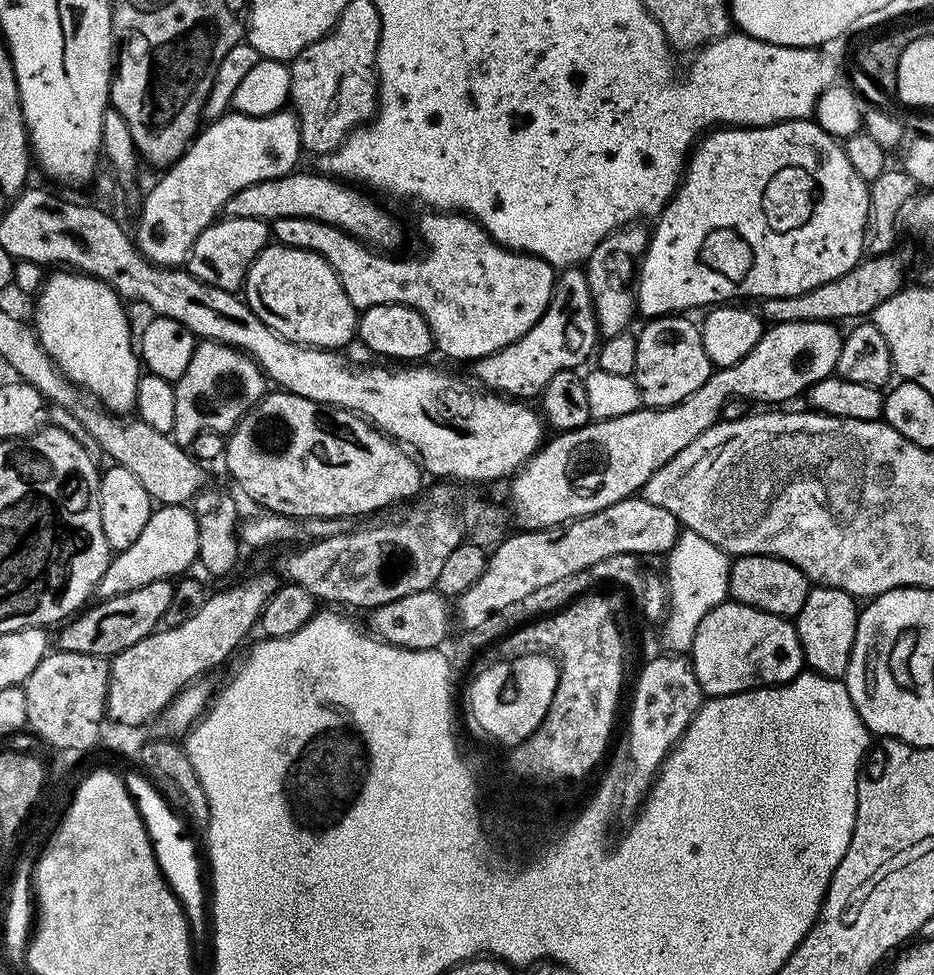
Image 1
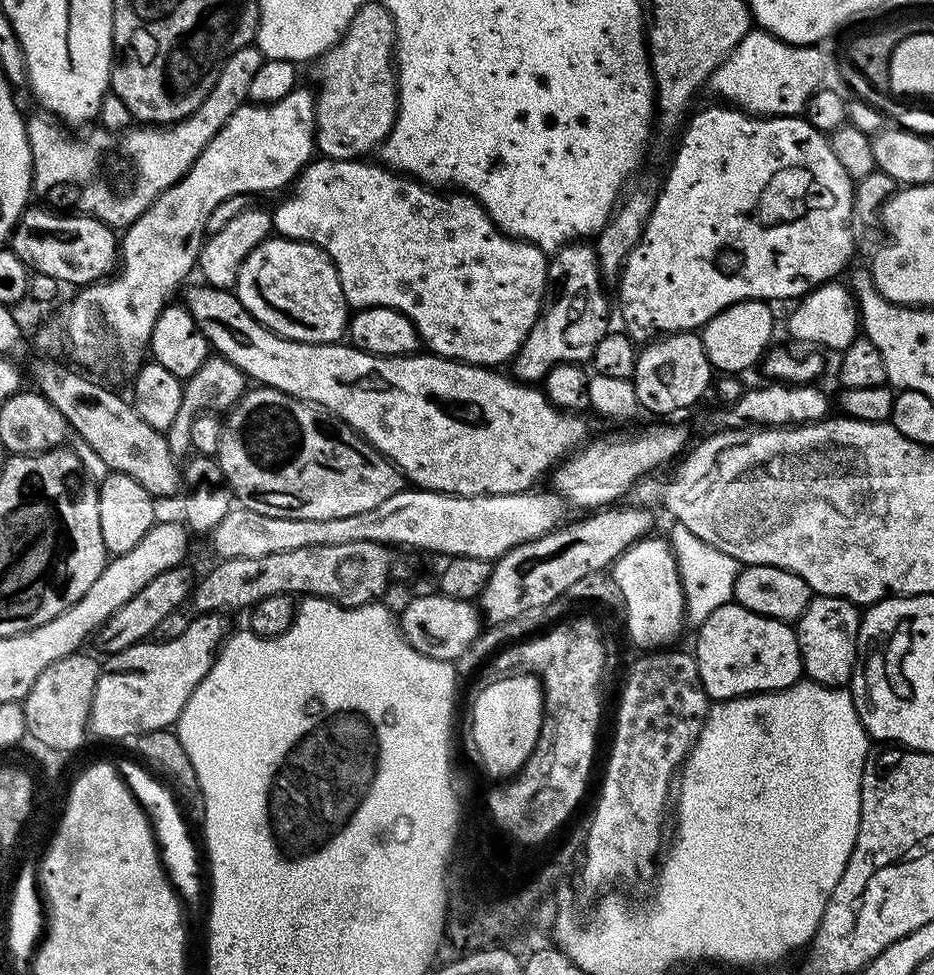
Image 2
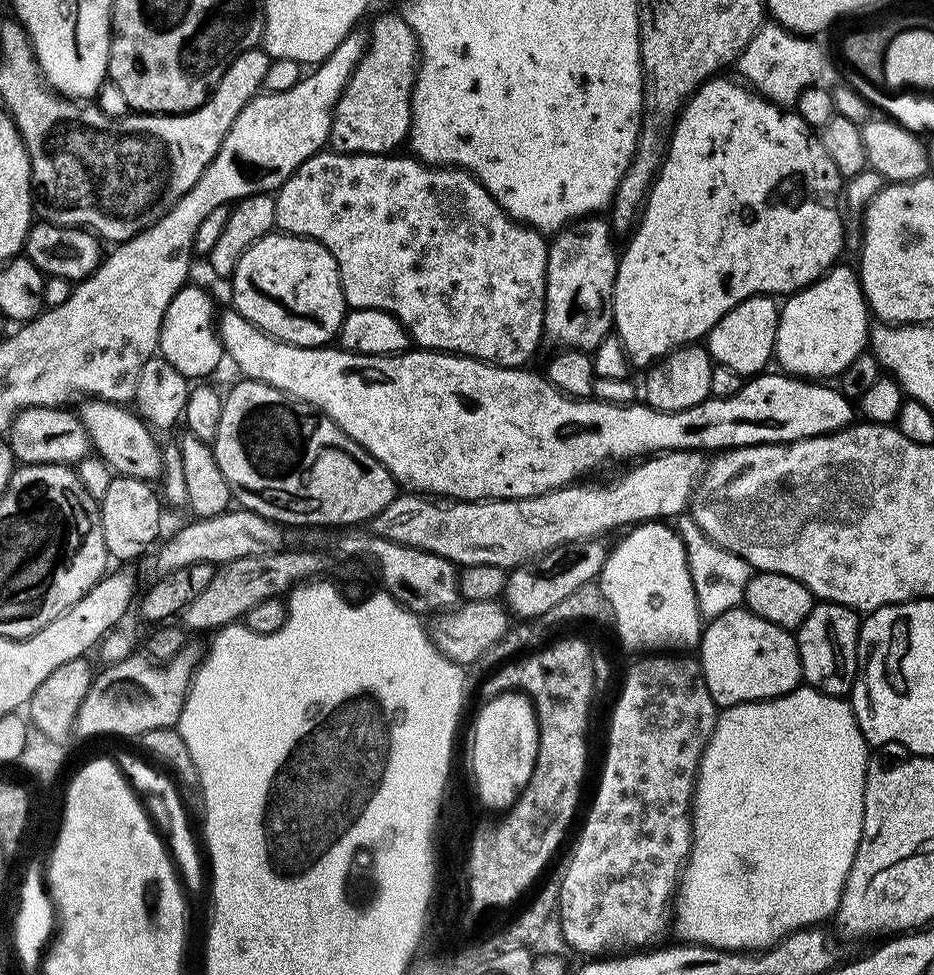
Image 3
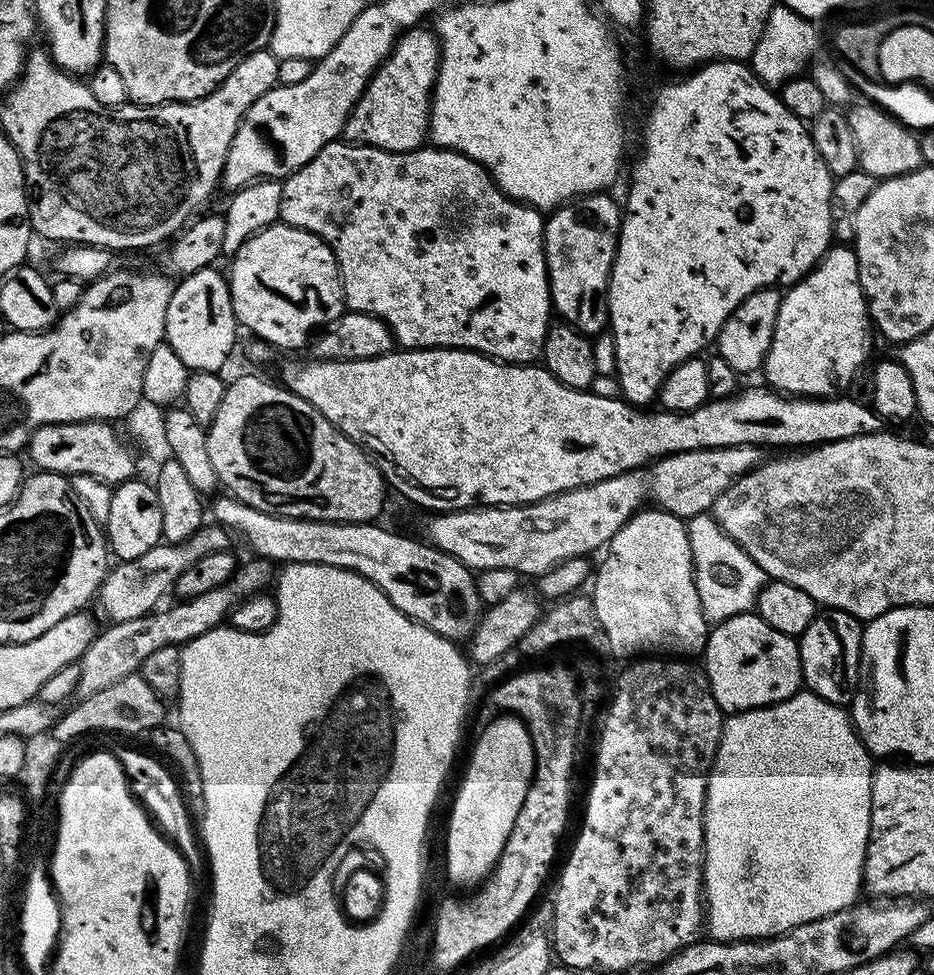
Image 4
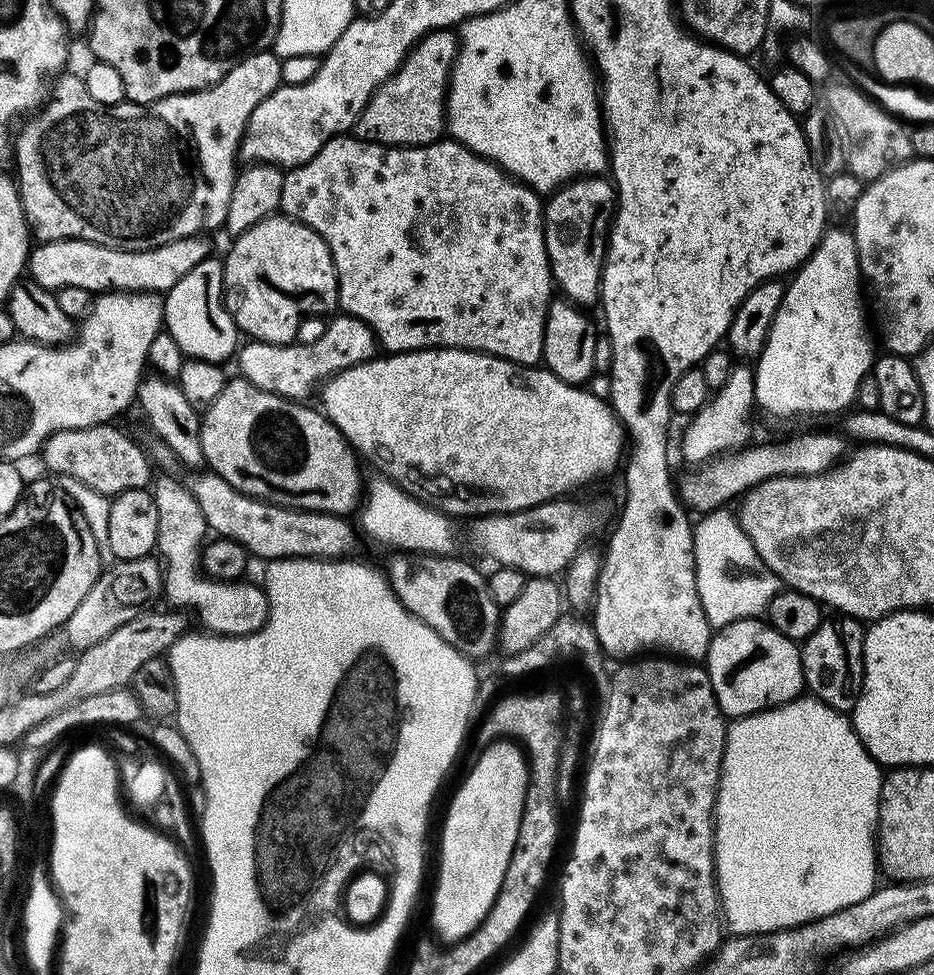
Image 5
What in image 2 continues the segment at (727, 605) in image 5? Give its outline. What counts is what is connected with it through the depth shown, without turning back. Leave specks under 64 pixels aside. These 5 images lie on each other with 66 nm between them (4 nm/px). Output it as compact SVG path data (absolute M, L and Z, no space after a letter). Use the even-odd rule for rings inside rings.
M673 523L671 527L670 543L684 591L684 611L689 621L703 622L706 618L710 618L710 614L714 614L714 610L718 610L718 606L732 600L734 582L741 565L737 564L734 558L730 558L730 554L714 550L710 542L702 542L698 534L690 534L686 526Z

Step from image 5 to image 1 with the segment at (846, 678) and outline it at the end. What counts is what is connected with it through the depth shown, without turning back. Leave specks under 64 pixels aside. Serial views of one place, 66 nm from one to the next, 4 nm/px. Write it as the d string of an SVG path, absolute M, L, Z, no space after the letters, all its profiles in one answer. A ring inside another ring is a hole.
M823 586L809 587L806 602L802 602L802 610L794 617L794 623L804 651L804 663L811 671L822 676L843 677L848 670L860 613L857 597L846 594L846 590Z

